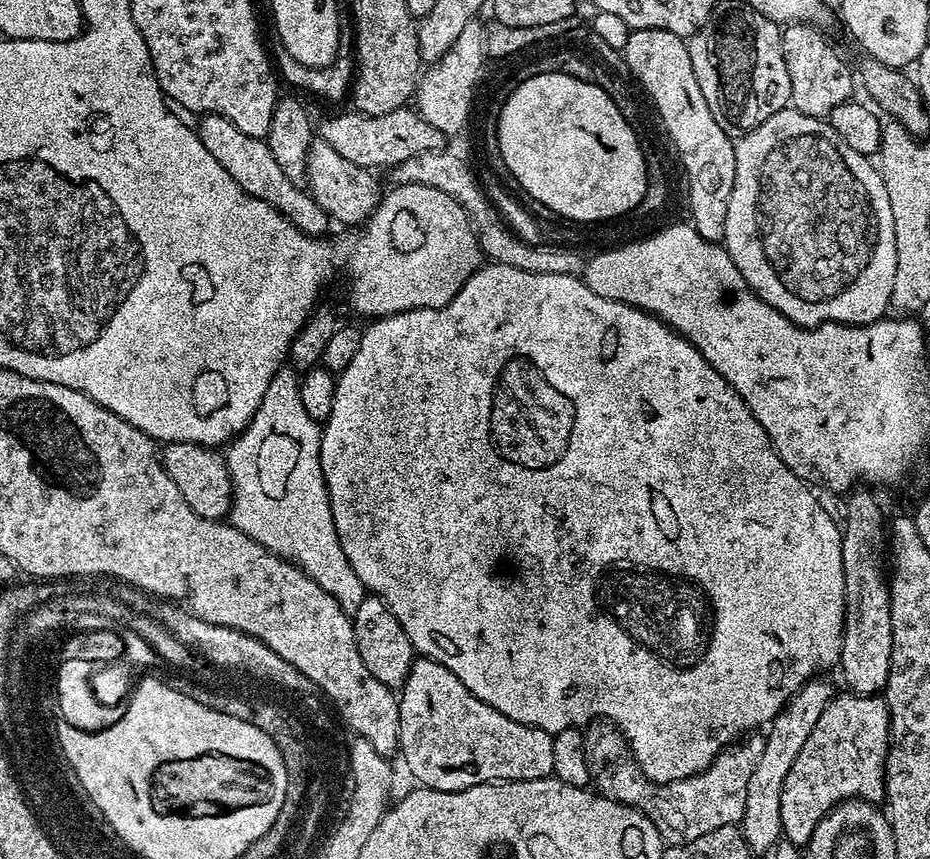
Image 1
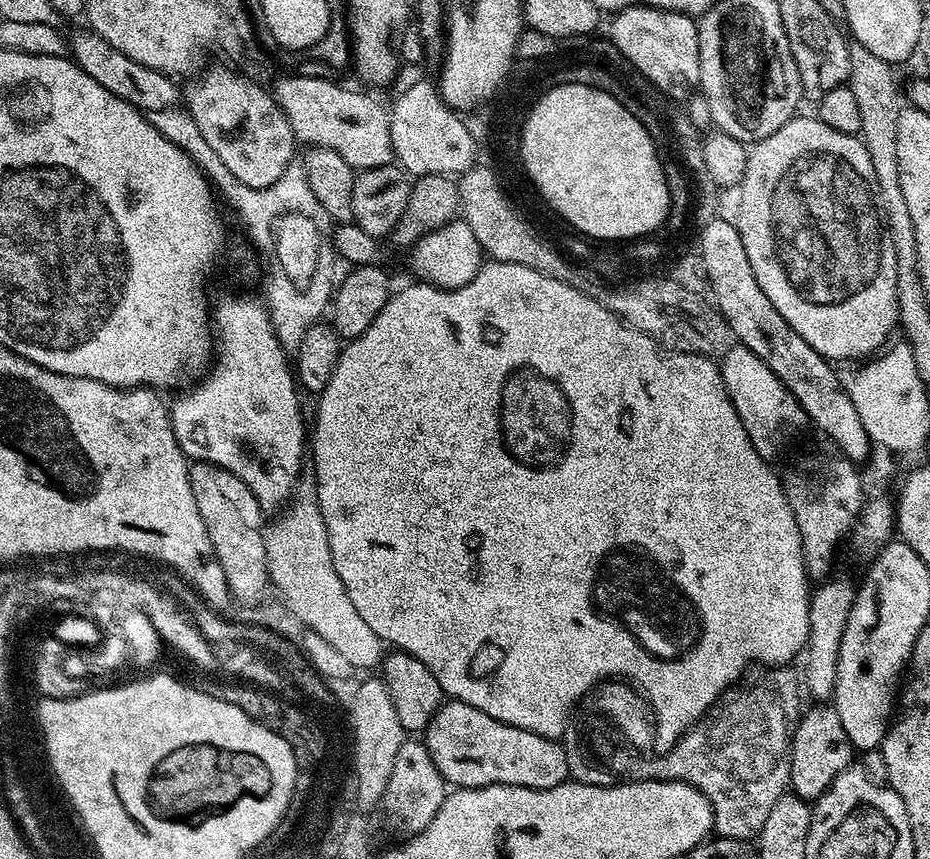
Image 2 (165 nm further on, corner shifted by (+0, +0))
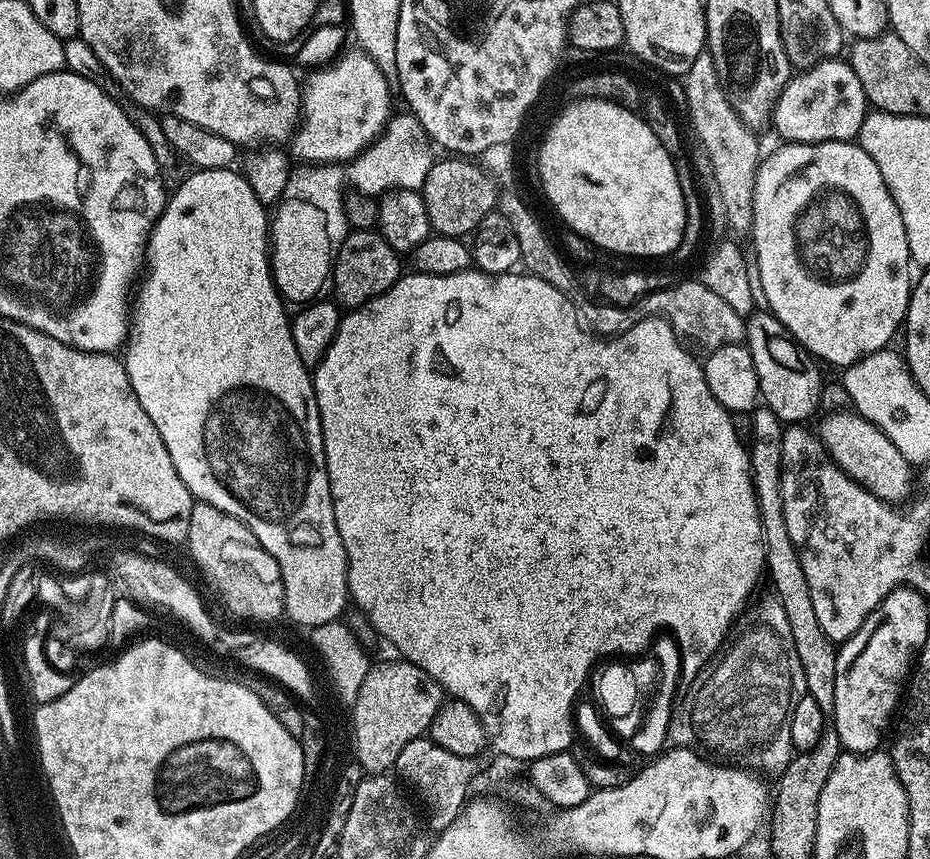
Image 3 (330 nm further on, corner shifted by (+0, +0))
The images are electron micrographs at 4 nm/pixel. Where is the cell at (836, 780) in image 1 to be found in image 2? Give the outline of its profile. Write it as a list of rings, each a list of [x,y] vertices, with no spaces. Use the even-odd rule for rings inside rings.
[[[812,706],[801,715],[796,731],[792,734],[792,774],[790,788],[809,802],[820,797],[838,773],[853,763],[854,749],[848,741],[846,730],[842,730],[842,722],[838,718],[835,707]]]

